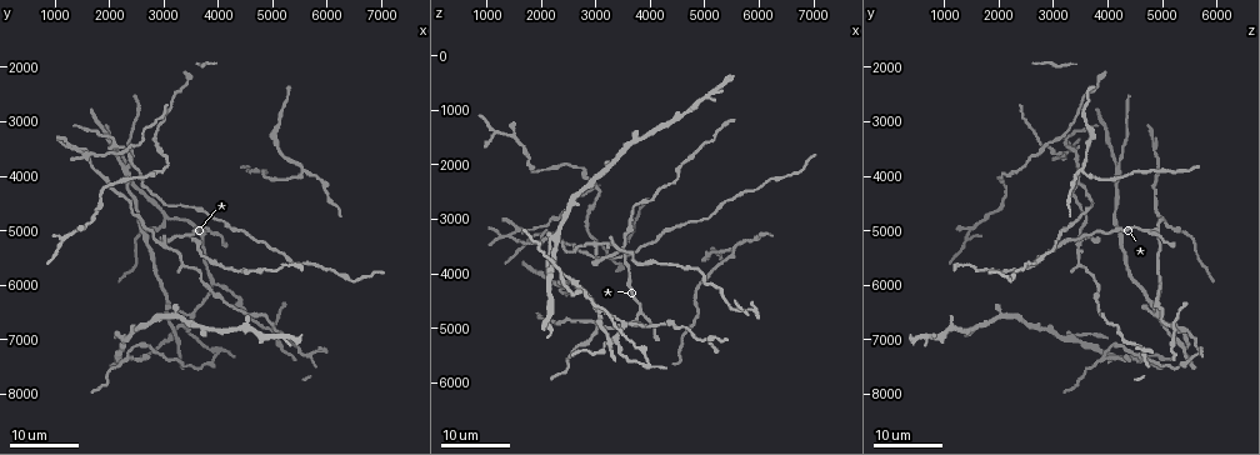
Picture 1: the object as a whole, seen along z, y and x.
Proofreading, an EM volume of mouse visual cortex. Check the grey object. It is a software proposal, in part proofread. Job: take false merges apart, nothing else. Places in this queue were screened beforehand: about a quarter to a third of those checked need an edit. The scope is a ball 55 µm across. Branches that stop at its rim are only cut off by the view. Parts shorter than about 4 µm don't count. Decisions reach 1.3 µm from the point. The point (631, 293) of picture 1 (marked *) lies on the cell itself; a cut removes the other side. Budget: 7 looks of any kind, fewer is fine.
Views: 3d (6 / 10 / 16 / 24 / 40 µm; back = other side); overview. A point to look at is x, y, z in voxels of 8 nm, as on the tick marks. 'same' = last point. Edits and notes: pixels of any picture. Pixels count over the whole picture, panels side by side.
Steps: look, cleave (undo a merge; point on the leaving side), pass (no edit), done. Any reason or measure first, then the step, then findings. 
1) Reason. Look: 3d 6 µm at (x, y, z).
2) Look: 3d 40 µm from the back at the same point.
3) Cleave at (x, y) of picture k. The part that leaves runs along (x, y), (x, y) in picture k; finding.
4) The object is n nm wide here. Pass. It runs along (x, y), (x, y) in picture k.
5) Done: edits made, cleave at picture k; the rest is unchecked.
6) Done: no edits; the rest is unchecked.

Thick turns thin. Look: 3d 24 µm at (4500, 6550, 5000).

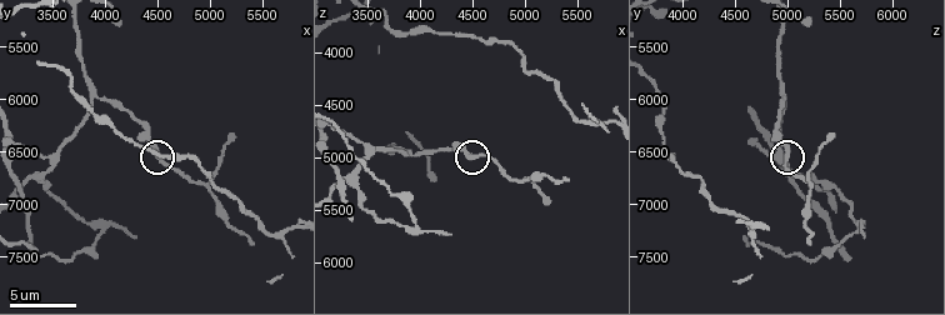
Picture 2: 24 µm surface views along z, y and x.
Look: 3d 6 µm at (4500, 6500, 5020).

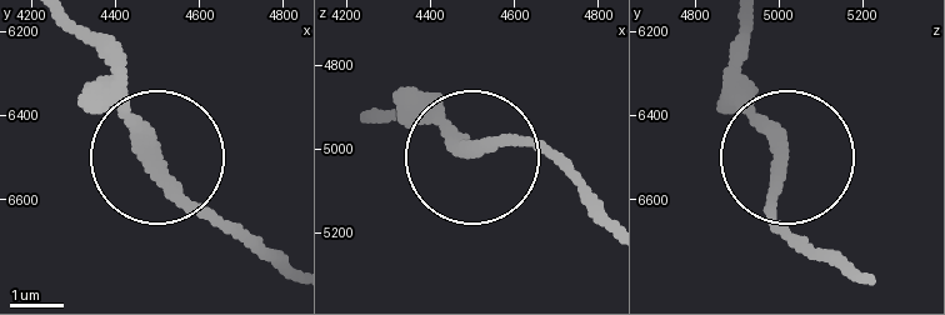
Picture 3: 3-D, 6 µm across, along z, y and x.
Pass. All the same cell.

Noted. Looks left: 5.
Side arm on a straight run. Look: 3d 10 µm at (3280, 6720, 5200).

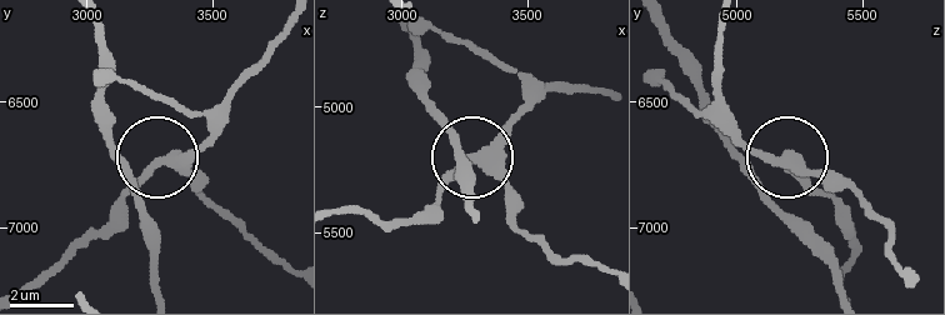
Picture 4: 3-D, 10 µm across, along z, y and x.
The object is 330 nm wide here. Pass. All the same cell.

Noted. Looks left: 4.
Two arms in line, one across. Look: 3d 16 µm at (3100, 6300, 4750).

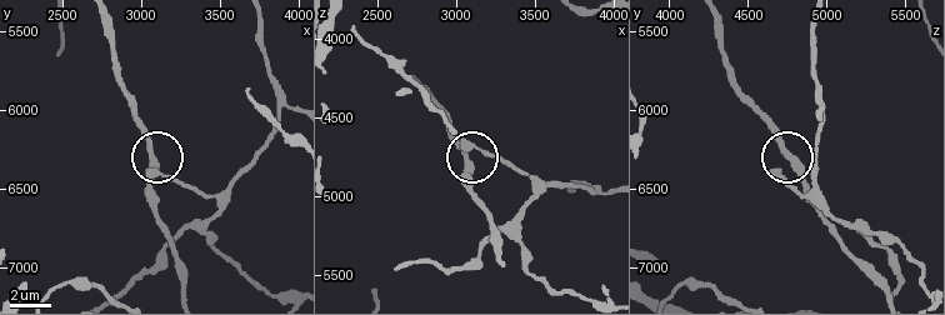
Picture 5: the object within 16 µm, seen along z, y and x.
Look: 3d 10 µm at (3080, 6300, 4780).

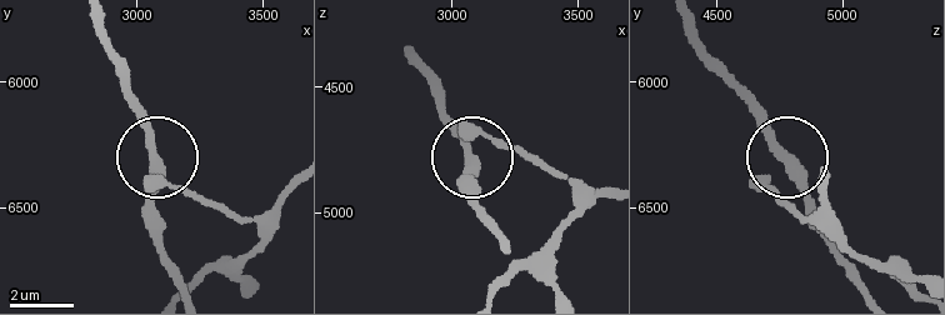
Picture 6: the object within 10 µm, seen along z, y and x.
3 arms meet here. Pass. It runs along (293, 189), (236, 219), (164, 179), (155, 158), (155, 219) in picture 6; one cell here.

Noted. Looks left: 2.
Two arms in line, one across. Look: 3d 24 µm at (2950, 5250, 3400).

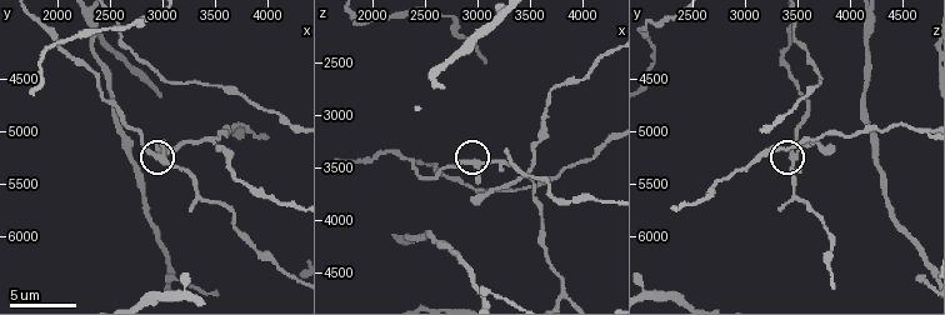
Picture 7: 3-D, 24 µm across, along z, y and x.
Look: 3d 6 µm at (2960, 5240, 3460).

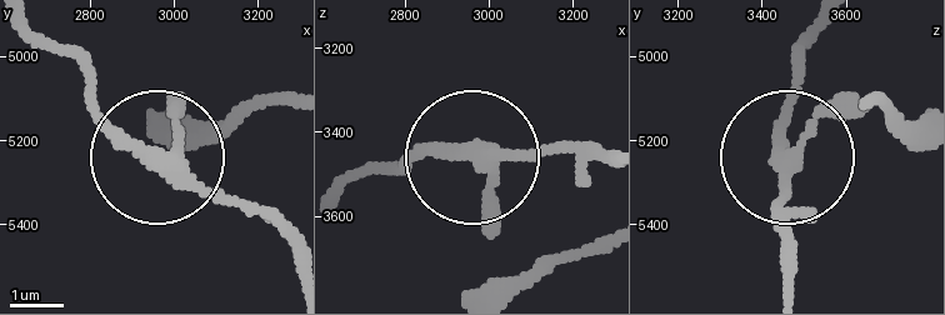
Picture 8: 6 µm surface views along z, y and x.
Pass. It runs along (600, 241), (520, 283), (475, 161), (609, 148) in picture 8; all the same cell.

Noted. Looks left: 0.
Done: no edits; the rest is unchecked.

